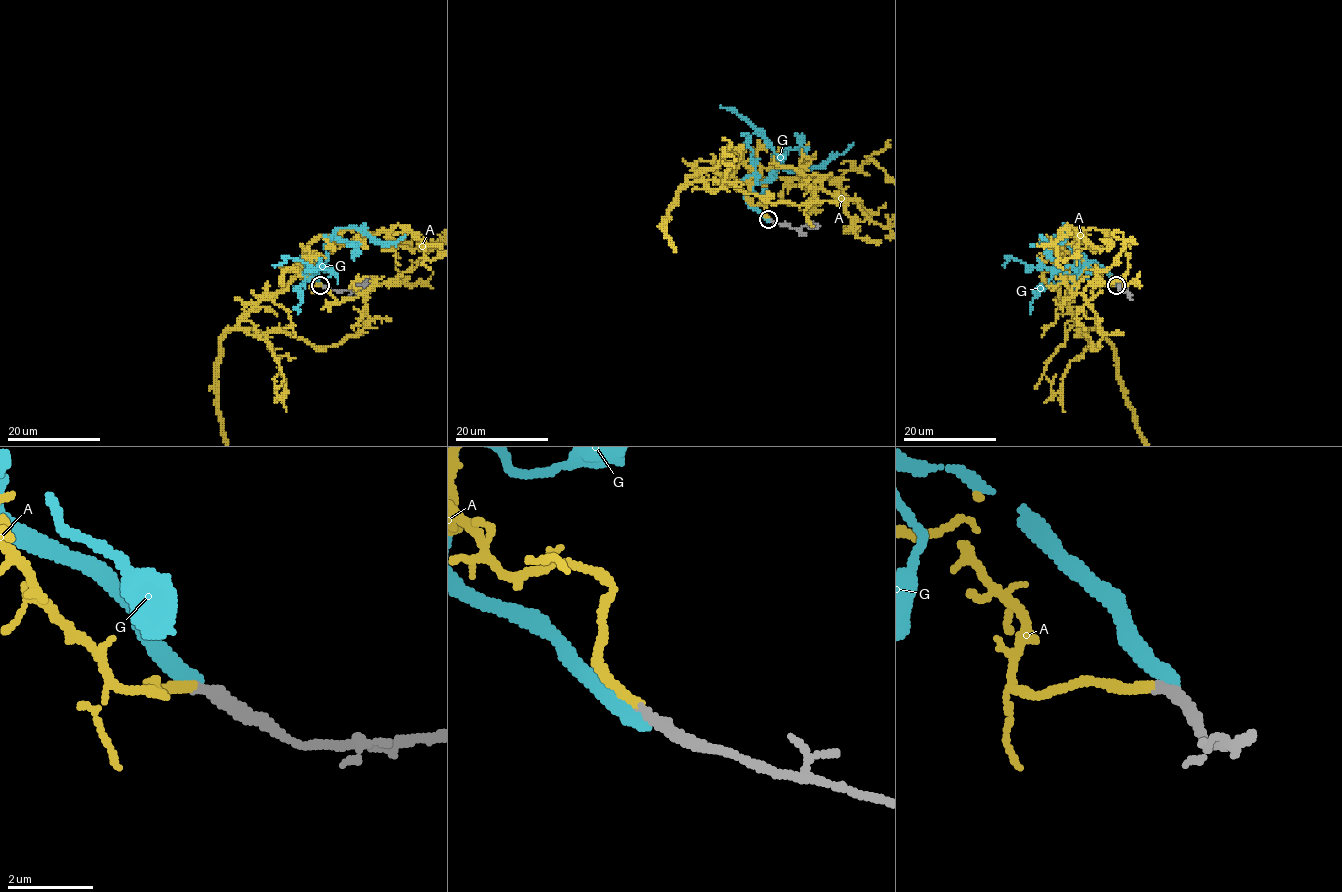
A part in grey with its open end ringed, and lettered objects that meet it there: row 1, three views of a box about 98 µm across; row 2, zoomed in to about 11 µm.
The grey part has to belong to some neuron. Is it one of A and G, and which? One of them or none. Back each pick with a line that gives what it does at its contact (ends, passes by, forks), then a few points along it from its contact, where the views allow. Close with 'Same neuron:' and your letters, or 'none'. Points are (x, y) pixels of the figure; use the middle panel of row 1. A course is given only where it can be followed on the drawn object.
A: it ends
Same neuron: A

